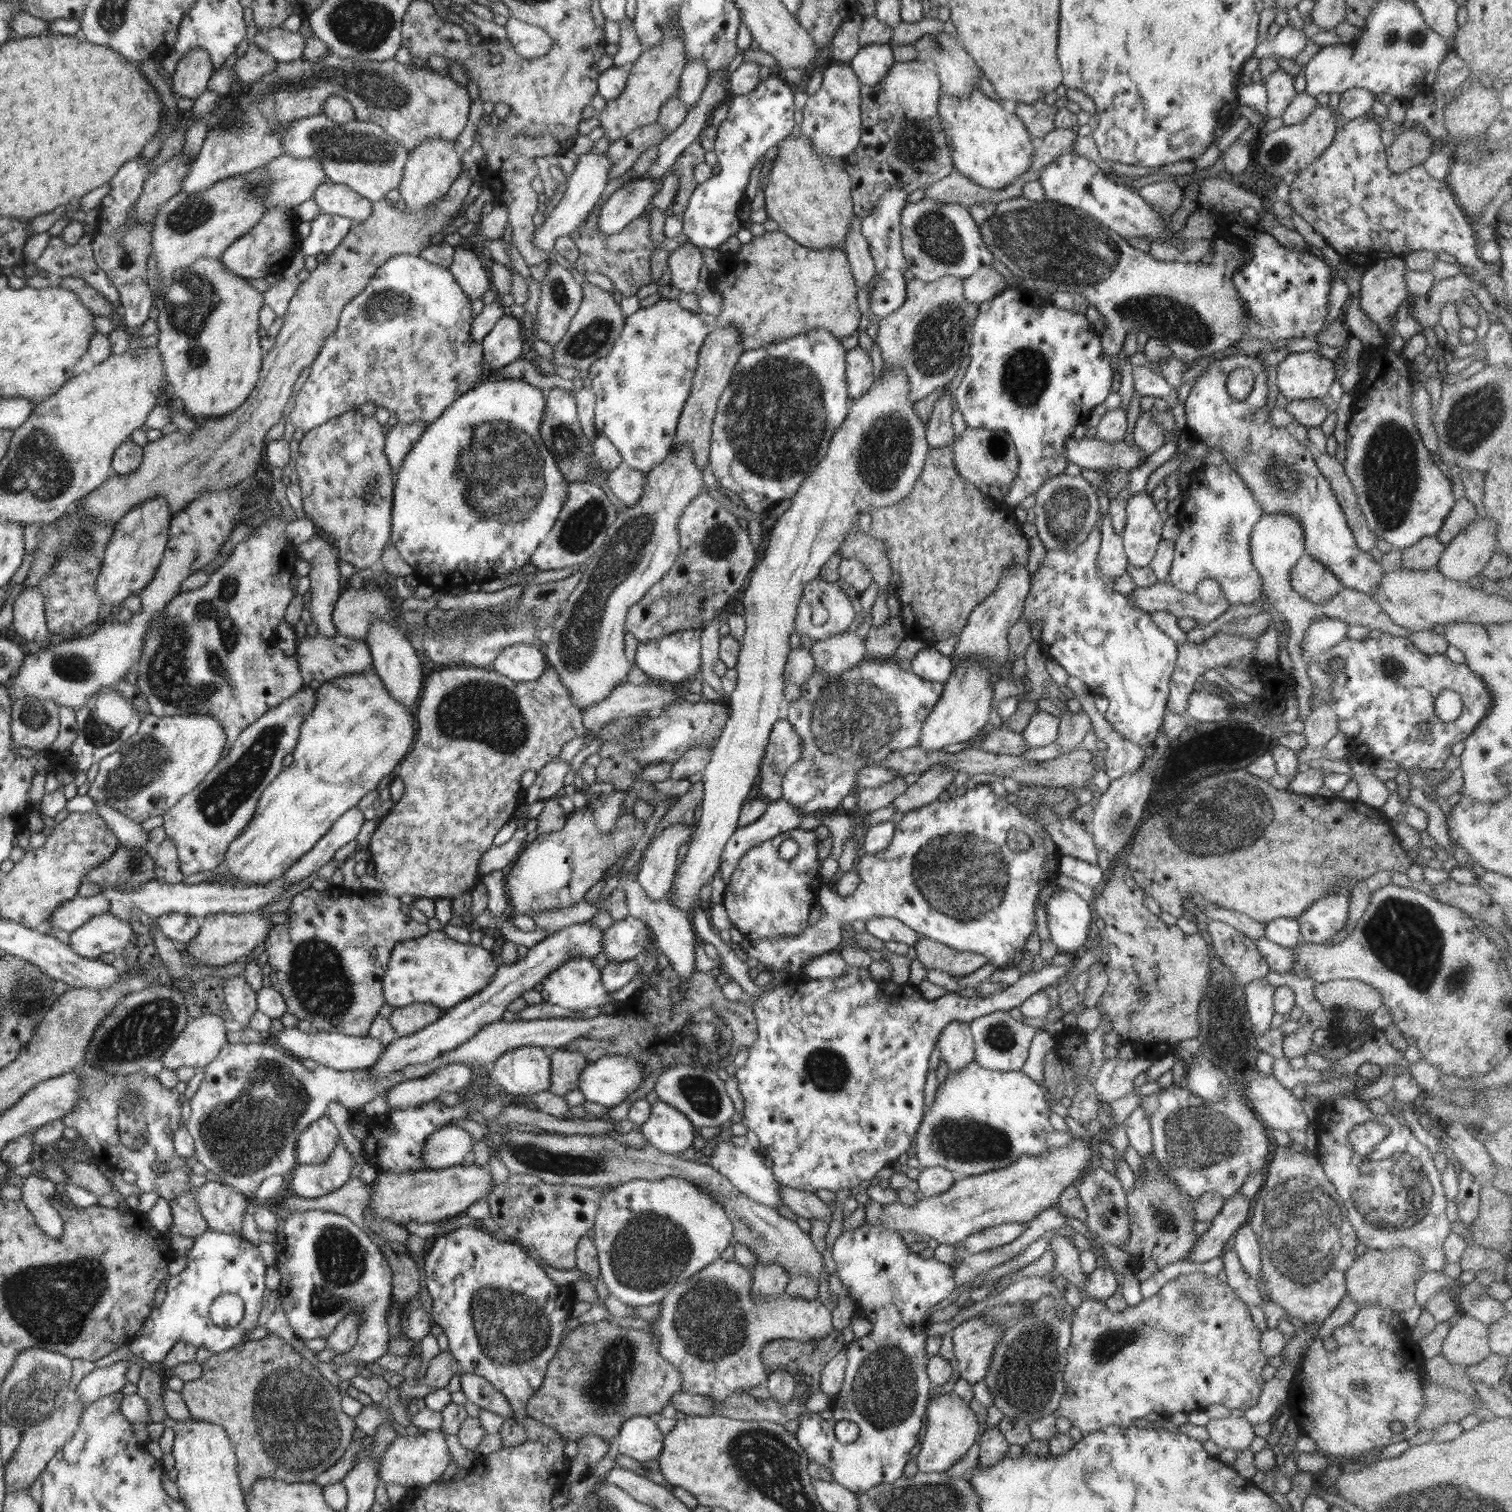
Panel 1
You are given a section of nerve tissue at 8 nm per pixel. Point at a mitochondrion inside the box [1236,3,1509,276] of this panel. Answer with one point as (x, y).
(1415, 39)

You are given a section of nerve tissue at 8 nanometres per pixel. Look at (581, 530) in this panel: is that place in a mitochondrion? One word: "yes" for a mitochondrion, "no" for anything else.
yes

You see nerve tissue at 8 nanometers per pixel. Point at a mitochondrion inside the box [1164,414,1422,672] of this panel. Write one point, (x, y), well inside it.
(1390, 470)

